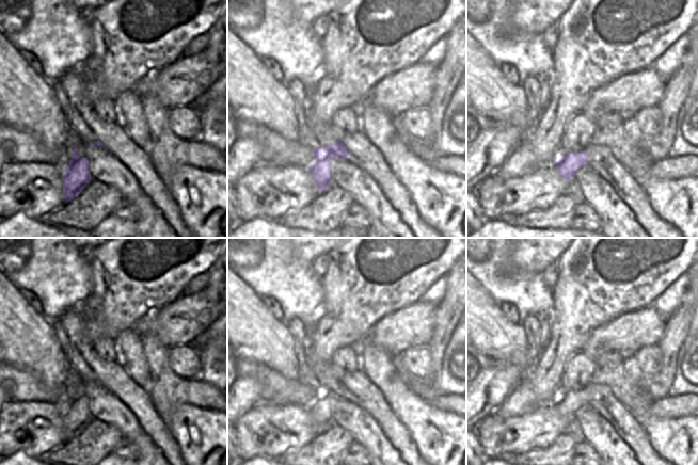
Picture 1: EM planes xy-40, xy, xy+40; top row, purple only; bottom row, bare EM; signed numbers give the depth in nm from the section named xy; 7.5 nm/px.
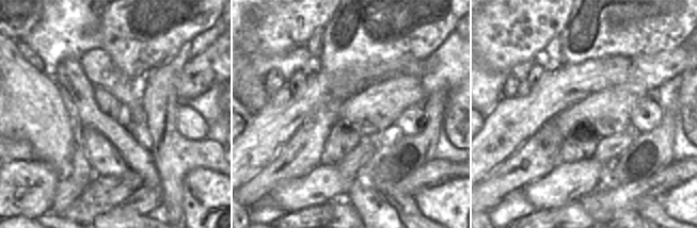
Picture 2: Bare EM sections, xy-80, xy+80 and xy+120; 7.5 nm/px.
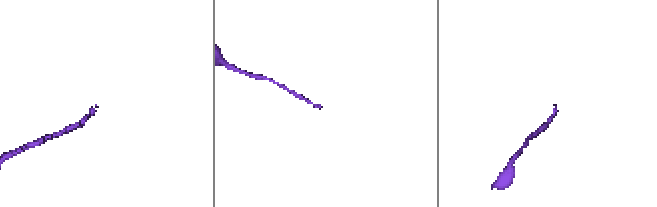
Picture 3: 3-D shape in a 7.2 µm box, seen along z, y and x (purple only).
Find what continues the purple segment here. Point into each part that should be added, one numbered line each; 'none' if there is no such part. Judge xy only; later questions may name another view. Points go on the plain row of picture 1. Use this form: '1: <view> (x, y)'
none.

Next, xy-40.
none.

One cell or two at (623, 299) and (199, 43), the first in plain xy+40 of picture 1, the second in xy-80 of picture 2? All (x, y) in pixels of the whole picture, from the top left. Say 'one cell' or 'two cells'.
two cells

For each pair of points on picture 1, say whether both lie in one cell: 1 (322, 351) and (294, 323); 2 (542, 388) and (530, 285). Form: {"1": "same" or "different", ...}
{"1": "different", "2": "different"}

